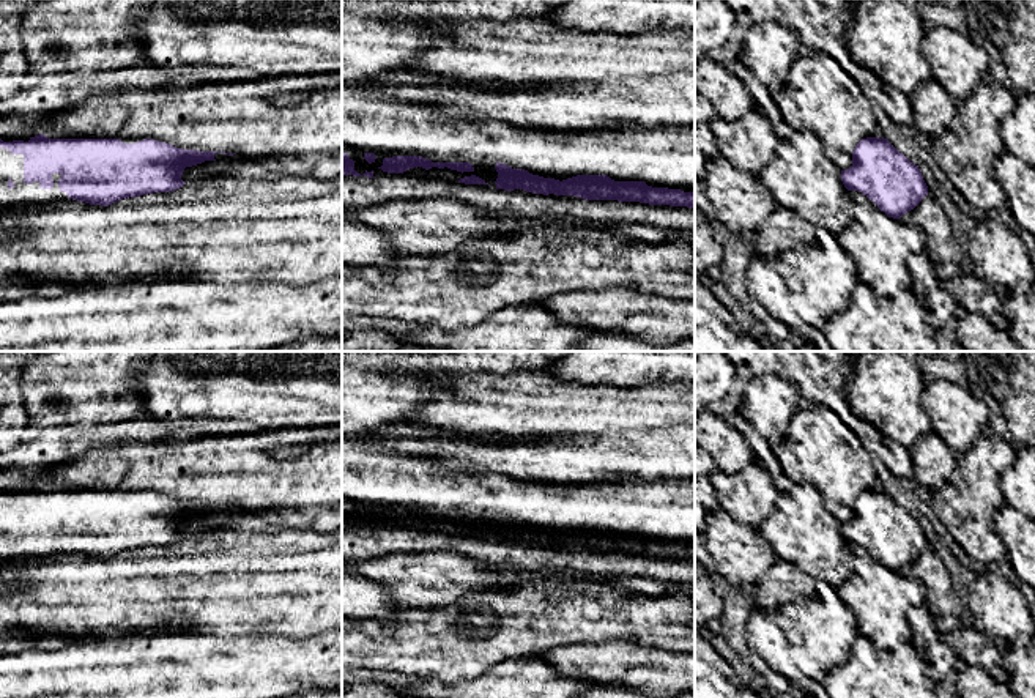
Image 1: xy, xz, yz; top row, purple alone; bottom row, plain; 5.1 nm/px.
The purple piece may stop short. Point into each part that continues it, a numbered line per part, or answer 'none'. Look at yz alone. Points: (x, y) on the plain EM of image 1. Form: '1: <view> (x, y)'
1: yz (843, 512)

